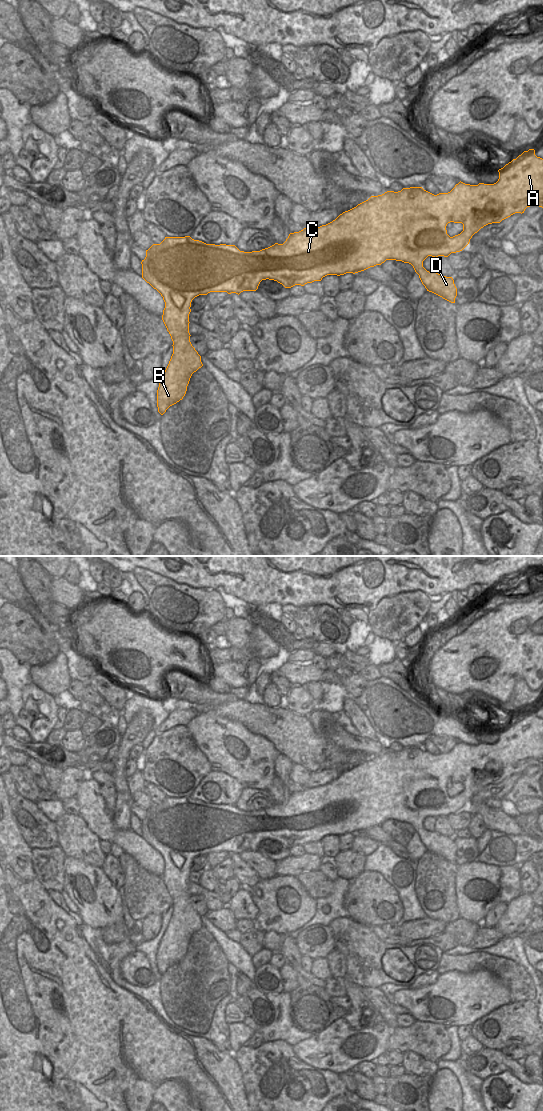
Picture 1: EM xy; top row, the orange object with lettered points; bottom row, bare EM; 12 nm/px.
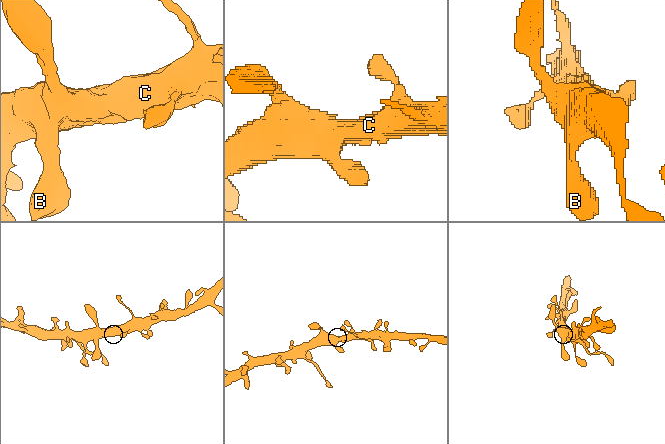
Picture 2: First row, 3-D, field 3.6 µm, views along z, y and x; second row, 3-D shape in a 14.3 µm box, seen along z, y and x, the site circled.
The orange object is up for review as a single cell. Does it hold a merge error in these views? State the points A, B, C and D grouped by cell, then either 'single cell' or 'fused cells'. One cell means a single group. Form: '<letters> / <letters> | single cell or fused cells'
A B C D | single cell

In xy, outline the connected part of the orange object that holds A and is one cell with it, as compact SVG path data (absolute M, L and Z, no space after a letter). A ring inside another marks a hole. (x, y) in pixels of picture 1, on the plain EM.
M529 709L528 711L524 711L521 715L519 715L516 719L513 719L511 722L506 724L503 728L498 730L499 732L499 739L496 743L494 744L484 744L484 743L479 743L478 745L470 745L470 744L465 744L463 742L459 742L458 744L455 745L455 747L448 753L439 753L437 755L434 755L426 750L424 750L422 747L410 747L410 748L403 748L401 751L394 752L394 751L387 751L382 755L378 756L371 756L368 760L358 764L356 767L343 772L340 774L335 780L332 782L322 785L320 787L314 787L314 788L304 788L303 790L299 792L294 792L290 793L288 798L283 804L278 804L275 803L274 805L262 809L260 811L252 811L252 812L244 812L240 811L235 805L226 805L226 804L220 804L220 805L215 805L215 804L206 804L202 801L199 800L194 800L190 796L185 796L185 797L165 797L165 799L160 803L160 804L153 804L148 810L146 810L146 817L144 820L142 820L142 838L149 843L154 849L156 849L161 856L163 857L163 860L165 862L165 868L163 870L163 875L162 875L162 880L167 888L167 891L169 892L171 899L173 901L173 914L171 916L171 919L169 921L169 924L159 942L159 947L157 950L157 967L158 967L158 972L163 975L166 970L179 962L180 960L183 959L183 957L186 954L187 951L187 946L189 944L190 938L194 932L196 932L199 928L203 926L201 922L201 916L198 914L198 912L195 910L195 908L192 906L190 902L190 893L189 893L189 874L191 872L191 862L192 860L199 856L199 855L207 855L210 852L227 852L228 854L231 853L236 853L240 854L243 851L256 851L258 849L258 846L262 840L274 840L277 841L278 843L282 844L285 848L291 848L295 845L301 845L304 846L307 843L312 843L314 841L321 841L323 837L327 835L344 835L346 833L358 833L361 831L364 831L370 827L374 827L376 825L381 825L384 823L386 820L396 820L396 821L402 821L404 823L409 823L413 826L415 832L419 835L419 838L422 842L422 844L425 846L427 851L432 852L443 859L455 863L455 858L457 856L457 848L454 844L454 840L452 837L446 837L442 836L436 832L429 832L423 827L423 821L428 817L438 817L438 816L444 816L448 817L451 813L456 813L462 811L470 802L470 799L472 796L477 793L481 788L488 784L492 783L500 783L502 780L510 777L511 775L515 773L524 773L525 769L527 767L530 767L532 765L537 765L539 767L543 768L543 719L540 717L537 717L535 715L535 710L534 709ZM454 782L454 783L462 783L463 784L463 791L455 795L453 797L450 797L447 794L446 786L448 783Z

